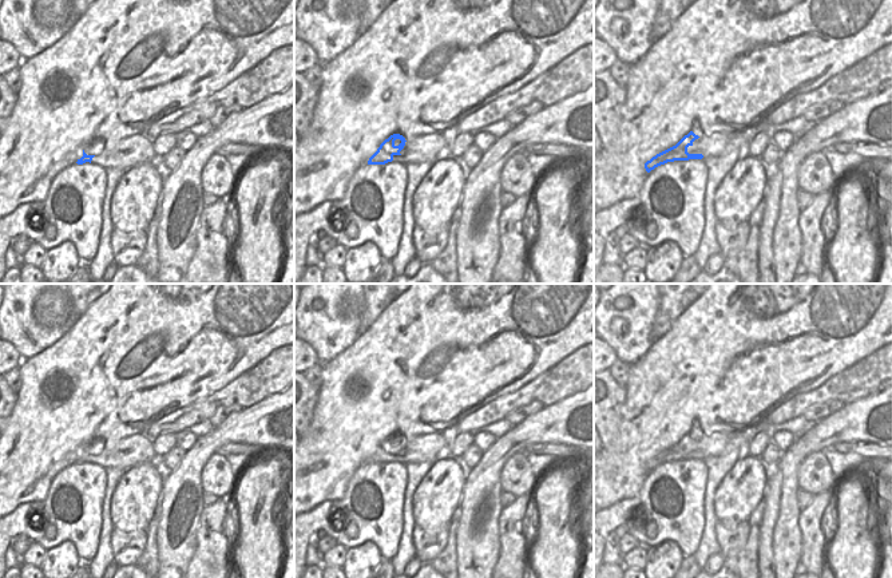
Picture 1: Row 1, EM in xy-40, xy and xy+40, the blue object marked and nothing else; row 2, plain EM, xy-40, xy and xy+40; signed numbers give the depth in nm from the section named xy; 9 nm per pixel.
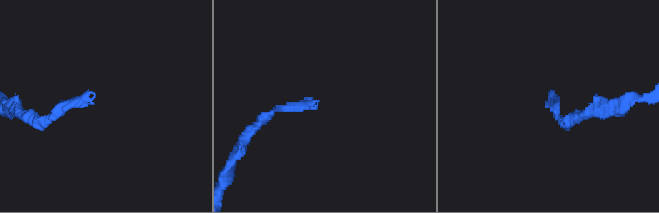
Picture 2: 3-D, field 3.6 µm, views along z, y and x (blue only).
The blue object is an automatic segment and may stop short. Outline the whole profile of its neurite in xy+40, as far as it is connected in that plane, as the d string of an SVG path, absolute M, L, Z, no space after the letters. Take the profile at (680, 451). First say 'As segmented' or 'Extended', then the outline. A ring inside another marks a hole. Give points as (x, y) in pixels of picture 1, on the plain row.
Extended. M693 431L685 435L675 446L657 454L645 463L647 472L655 467L674 460L699 459L719 456L729 442L732 434L711 434L698 436Z

